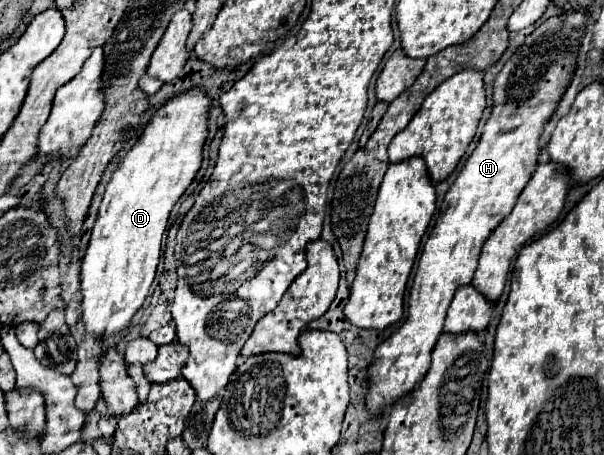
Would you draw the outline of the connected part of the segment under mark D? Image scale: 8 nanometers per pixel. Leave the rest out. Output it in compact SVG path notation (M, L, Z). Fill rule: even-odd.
M198 88L170 98L150 118L136 146L112 174L82 258L80 294L86 334L108 340L128 328L134 314L142 308L160 262L160 246L170 210L192 184L202 164L208 108L210 100Z

